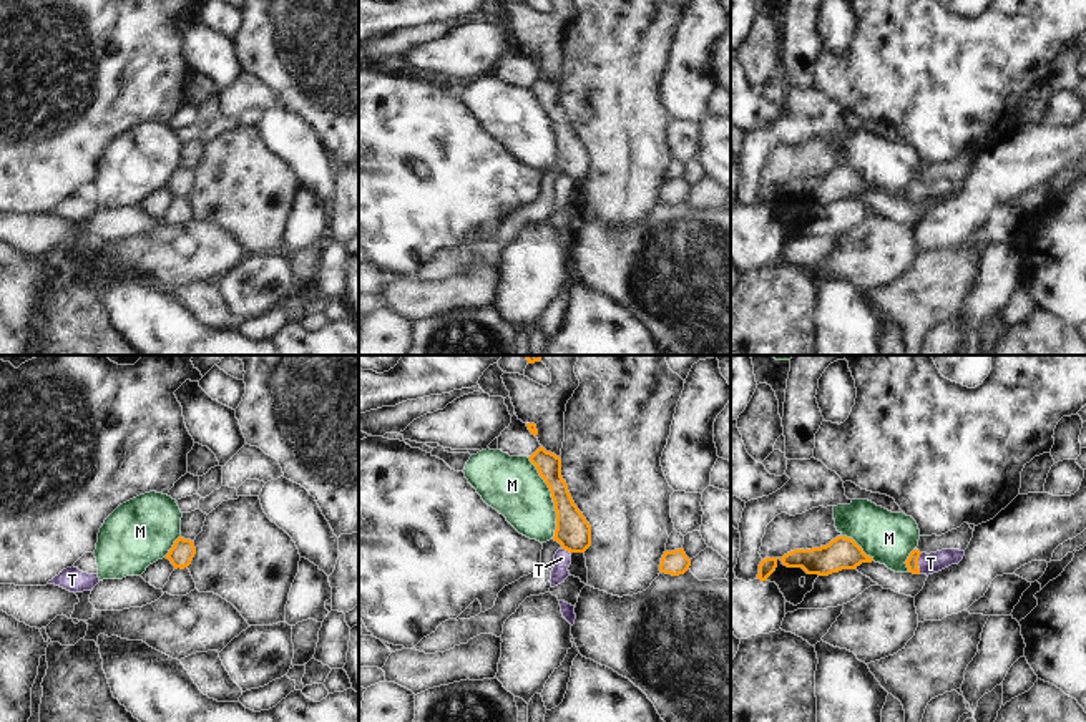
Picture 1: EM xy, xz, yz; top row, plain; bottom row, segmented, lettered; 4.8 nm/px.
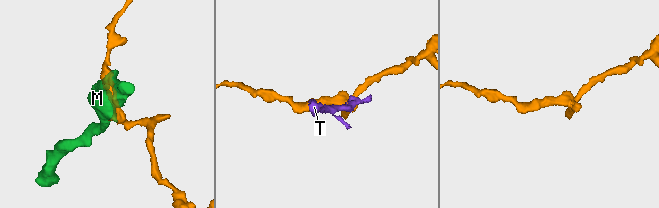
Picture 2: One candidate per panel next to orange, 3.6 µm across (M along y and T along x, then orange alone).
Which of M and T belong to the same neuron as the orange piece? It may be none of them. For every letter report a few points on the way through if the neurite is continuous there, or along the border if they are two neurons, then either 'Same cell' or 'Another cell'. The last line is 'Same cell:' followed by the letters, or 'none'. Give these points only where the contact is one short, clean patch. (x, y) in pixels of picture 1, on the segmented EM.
M: Boundary: xz (527, 457), (550, 492), (555, 512), (553, 538). Another cell
T: Path across: yz (912, 563), (917, 563), (930, 563). Same cell
Same cell: T.

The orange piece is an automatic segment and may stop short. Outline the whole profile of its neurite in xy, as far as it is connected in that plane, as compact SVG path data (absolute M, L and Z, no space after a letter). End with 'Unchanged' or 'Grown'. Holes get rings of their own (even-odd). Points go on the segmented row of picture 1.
M179 536L174 541L169 553L166 554L166 559L171 561L174 569L178 569L178 568L184 569L191 564L194 554L196 554L194 543L191 539L184 539L184 538Z. Unchanged.

